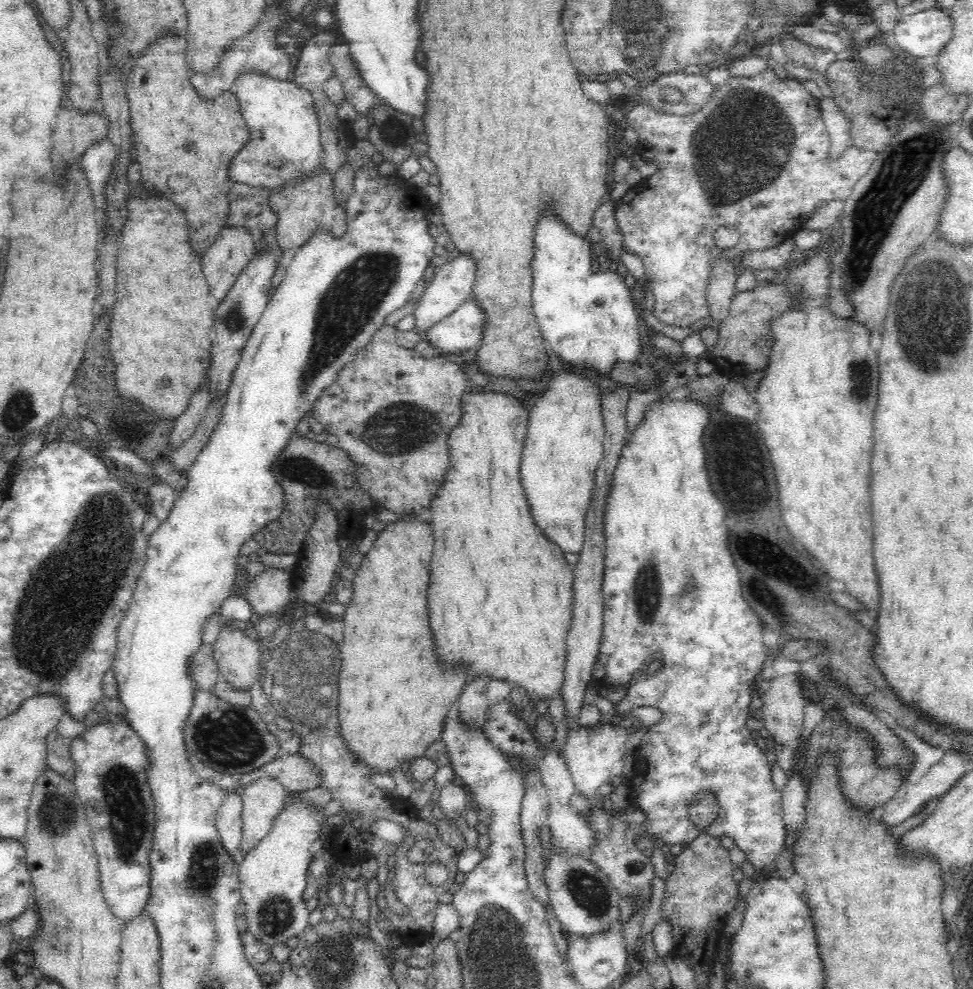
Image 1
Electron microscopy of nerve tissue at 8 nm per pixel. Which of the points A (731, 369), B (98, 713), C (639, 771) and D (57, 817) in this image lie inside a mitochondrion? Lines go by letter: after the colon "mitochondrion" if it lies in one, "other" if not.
A: other
B: other
C: other
D: mitochondrion

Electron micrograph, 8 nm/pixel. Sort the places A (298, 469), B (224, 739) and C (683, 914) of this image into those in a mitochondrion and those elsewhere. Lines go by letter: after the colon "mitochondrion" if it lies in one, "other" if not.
A: mitochondrion
B: mitochondrion
C: other

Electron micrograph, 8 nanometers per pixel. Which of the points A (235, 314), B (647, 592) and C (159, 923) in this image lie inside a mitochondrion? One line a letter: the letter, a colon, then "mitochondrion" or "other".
A: mitochondrion
B: mitochondrion
C: other

